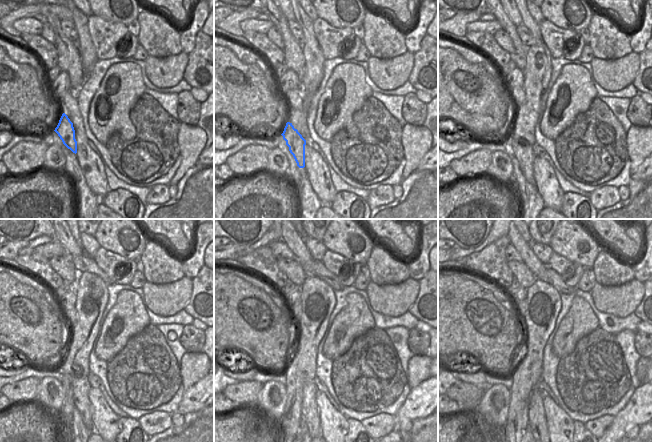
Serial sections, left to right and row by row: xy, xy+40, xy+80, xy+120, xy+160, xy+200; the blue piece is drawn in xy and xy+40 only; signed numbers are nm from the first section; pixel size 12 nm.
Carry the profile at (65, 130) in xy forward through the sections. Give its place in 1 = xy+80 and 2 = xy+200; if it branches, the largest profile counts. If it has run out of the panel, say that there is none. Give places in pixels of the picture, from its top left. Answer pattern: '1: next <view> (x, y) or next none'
1: next xy+80 (524, 153)
2: next xy+200 (537, 419)

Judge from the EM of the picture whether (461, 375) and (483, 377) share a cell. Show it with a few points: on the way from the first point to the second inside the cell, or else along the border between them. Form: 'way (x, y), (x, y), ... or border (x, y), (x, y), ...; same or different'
way (466, 377), (478, 377); same

